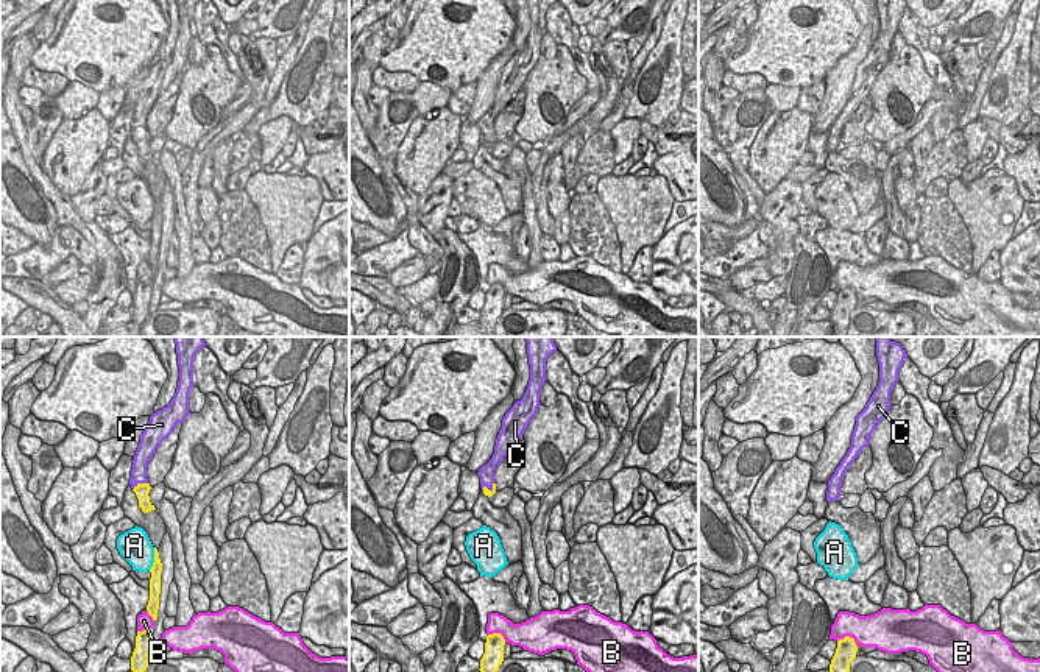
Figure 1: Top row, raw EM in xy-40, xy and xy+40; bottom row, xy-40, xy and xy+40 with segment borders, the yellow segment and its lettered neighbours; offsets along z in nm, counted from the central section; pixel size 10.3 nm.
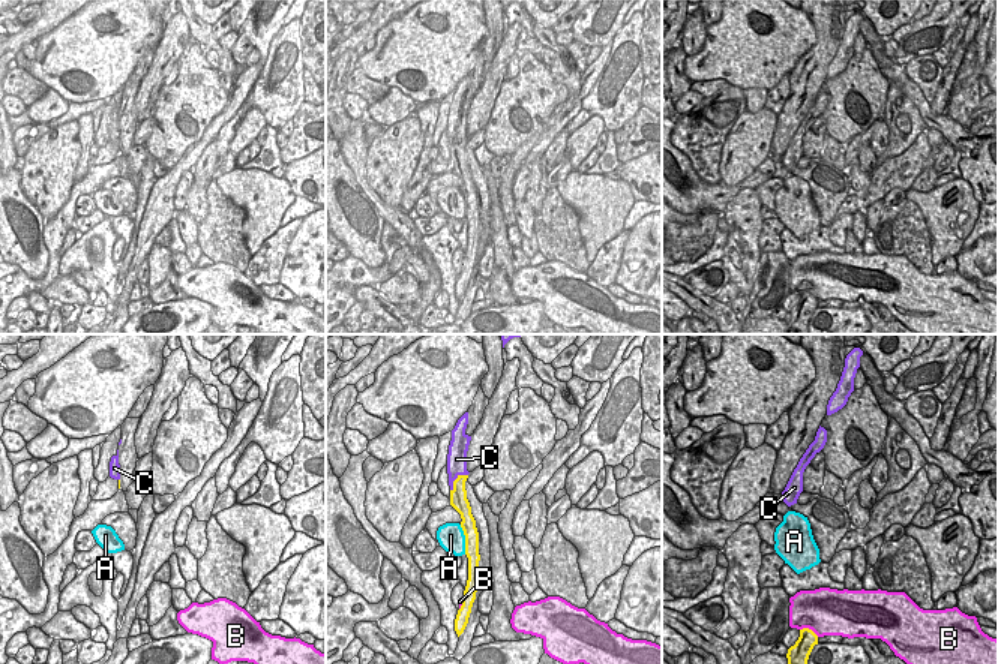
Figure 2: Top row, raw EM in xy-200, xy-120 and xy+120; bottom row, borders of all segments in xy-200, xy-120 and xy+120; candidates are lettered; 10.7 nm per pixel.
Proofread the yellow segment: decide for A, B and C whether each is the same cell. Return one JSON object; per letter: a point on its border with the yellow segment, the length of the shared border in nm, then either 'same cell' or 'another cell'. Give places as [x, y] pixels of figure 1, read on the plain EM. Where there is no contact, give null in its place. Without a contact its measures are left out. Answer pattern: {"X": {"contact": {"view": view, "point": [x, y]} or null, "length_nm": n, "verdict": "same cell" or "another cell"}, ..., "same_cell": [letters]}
{"A": {"contact": {"view": "xy-40", "point": [155, 209]}, "length_nm": 240, "verdict": "another cell"}, "B": {"contact": {"view": "xy+40", "point": [848, 287]}, "length_nm": 220, "verdict": "another cell"}, "C": {"contact": {"view": "xy-40", "point": [139, 134]}, "length_nm": 180, "verdict": "another cell"}, "same_cell": []}

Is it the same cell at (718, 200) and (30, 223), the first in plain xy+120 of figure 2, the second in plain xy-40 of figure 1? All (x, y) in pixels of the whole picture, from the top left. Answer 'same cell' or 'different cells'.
same cell

